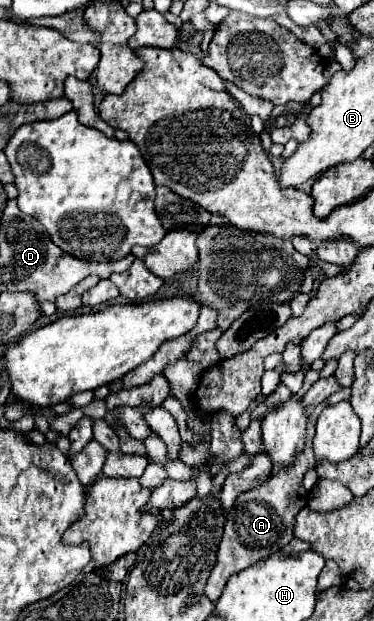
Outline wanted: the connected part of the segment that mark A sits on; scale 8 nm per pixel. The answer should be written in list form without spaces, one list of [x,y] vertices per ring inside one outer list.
[[[320,403],[314,413],[308,419],[308,429],[306,429],[306,445],[304,451],[300,453],[300,459],[292,465],[292,471],[278,471],[276,475],[272,475],[266,483],[254,487],[252,491],[242,493],[234,507],[226,513],[226,527],[224,527],[224,535],[218,547],[218,561],[208,577],[206,583],[206,595],[212,603],[216,603],[224,591],[224,585],[228,581],[228,577],[232,573],[238,573],[262,559],[266,559],[268,555],[280,551],[284,545],[288,545],[294,539],[292,527],[294,527],[294,519],[298,515],[298,511],[308,503],[308,493],[302,485],[304,473],[312,467],[316,467],[316,459],[314,459],[314,451],[312,451],[312,437],[314,437],[314,427],[316,427],[316,419],[322,413],[322,409],[328,407],[328,403]]]

